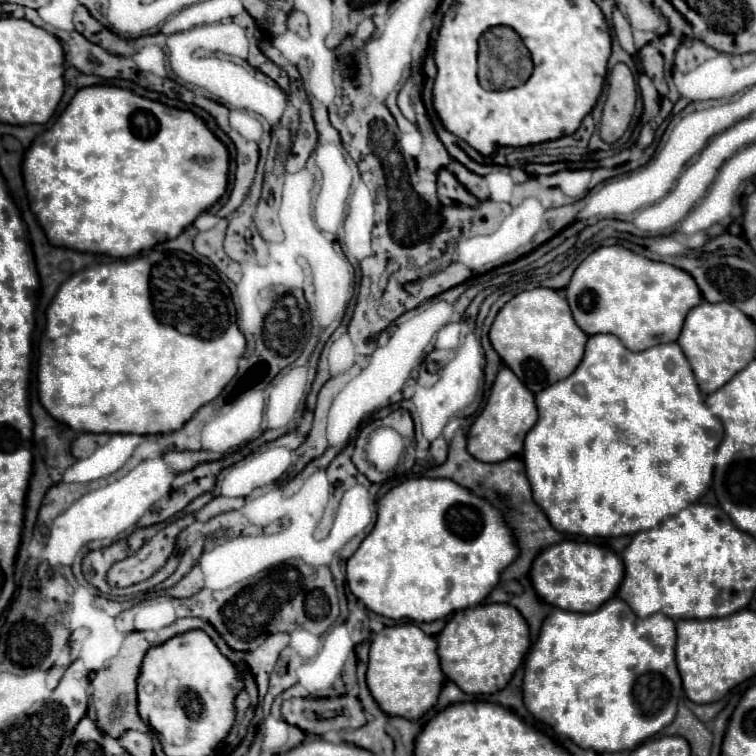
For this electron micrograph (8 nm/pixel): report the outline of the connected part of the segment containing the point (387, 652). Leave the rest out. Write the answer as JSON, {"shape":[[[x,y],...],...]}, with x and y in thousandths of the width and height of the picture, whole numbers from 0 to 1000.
{"shape":[[[528,825],[507,831],[501,839],[493,841],[485,907],[504,939],[515,947],[554,952],[570,934],[575,934],[586,902],[589,894],[581,881],[578,847],[573,841],[565,841],[554,828]]]}

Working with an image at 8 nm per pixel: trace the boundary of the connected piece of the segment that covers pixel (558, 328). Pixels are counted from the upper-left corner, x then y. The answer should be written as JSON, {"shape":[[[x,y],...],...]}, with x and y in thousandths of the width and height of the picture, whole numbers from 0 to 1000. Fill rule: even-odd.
{"shape":[[[708,381],[684,389],[660,410],[649,429],[647,447],[663,476],[702,519],[710,521],[750,500],[766,484],[779,444],[761,429],[750,394],[742,384]]]}

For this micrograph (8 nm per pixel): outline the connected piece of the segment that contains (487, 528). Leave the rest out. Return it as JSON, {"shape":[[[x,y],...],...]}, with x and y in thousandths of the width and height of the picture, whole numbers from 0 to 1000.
{"shape":[[[544,632],[536,635],[530,640],[525,640],[522,646],[517,646],[499,667],[499,690],[496,698],[491,701],[491,706],[478,717],[478,722],[472,725],[472,730],[462,738],[459,743],[459,772],[464,778],[464,783],[493,810],[520,817],[520,820],[530,820],[530,817],[541,817],[546,823],[573,823],[581,817],[591,817],[599,810],[607,807],[618,807],[626,802],[634,802],[647,783],[657,775],[663,757],[687,735],[687,725],[684,725],[684,714],[679,709],[679,701],[671,696],[671,690],[665,688],[665,680],[642,659],[628,656],[623,648],[607,643],[599,635],[591,632]]]}

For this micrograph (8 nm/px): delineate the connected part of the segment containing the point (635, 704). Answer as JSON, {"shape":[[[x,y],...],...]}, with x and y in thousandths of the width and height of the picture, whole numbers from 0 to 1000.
{"shape":[[[821,791],[800,796],[782,812],[761,812],[734,804],[731,812],[721,817],[713,844],[694,873],[692,926],[700,942],[710,952],[731,960],[734,971],[750,974],[763,987],[782,989],[792,997],[837,992],[885,960],[903,915],[893,878],[893,823],[874,810],[856,815],[853,820],[843,820],[840,815],[843,812]]]}

